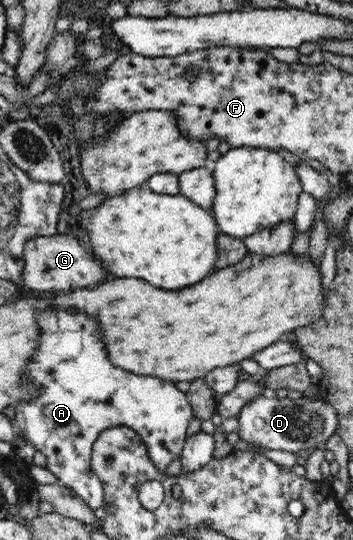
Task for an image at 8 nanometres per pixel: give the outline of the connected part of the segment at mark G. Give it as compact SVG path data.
M66 234L40 236L26 241L24 247L24 273L22 278L26 287L42 292L71 292L78 289L91 288L96 283L106 281L106 271L102 265L76 241Z

